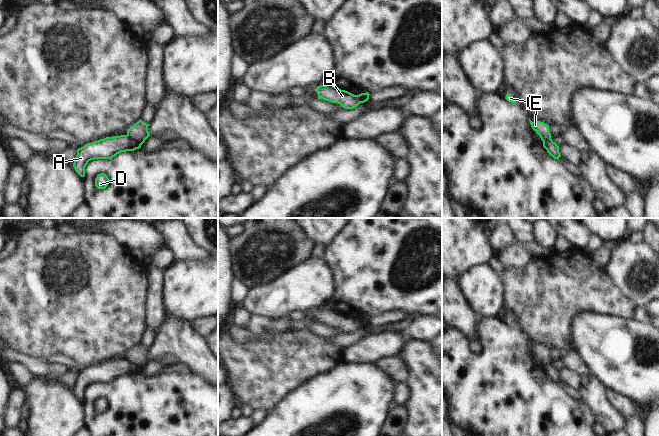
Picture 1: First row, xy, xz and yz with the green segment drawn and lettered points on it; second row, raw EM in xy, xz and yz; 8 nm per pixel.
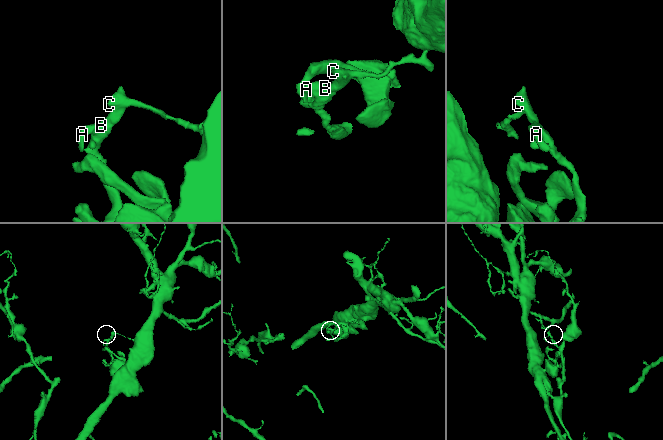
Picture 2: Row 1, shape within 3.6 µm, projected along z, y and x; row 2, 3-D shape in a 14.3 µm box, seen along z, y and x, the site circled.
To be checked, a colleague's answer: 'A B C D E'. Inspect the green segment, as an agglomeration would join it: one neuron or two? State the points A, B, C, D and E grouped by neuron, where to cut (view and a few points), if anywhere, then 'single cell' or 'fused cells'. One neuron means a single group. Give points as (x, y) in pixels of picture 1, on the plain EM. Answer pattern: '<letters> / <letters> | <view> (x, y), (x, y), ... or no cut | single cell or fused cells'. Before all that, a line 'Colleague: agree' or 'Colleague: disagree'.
Colleague: disagree
A B D / C E | xy (127, 358), (140, 369) | fused cells

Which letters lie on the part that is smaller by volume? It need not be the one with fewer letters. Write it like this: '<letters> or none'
C, E

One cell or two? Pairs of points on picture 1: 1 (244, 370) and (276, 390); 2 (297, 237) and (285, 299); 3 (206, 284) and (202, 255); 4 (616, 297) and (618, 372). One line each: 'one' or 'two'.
1: one
2: two
3: two
4: two

